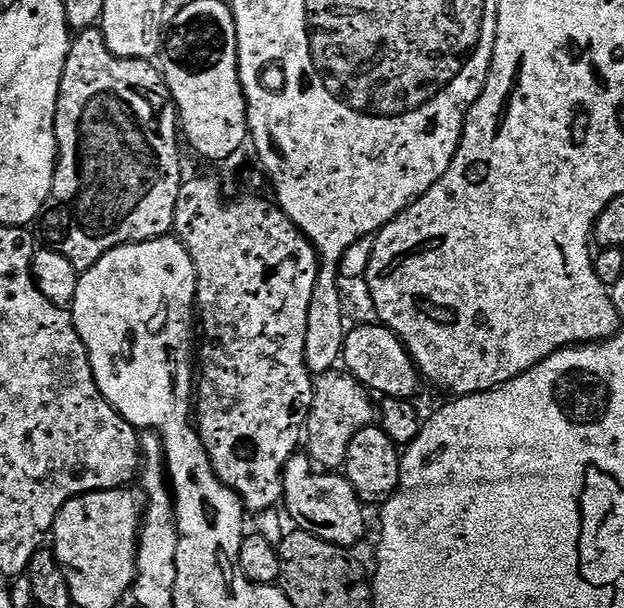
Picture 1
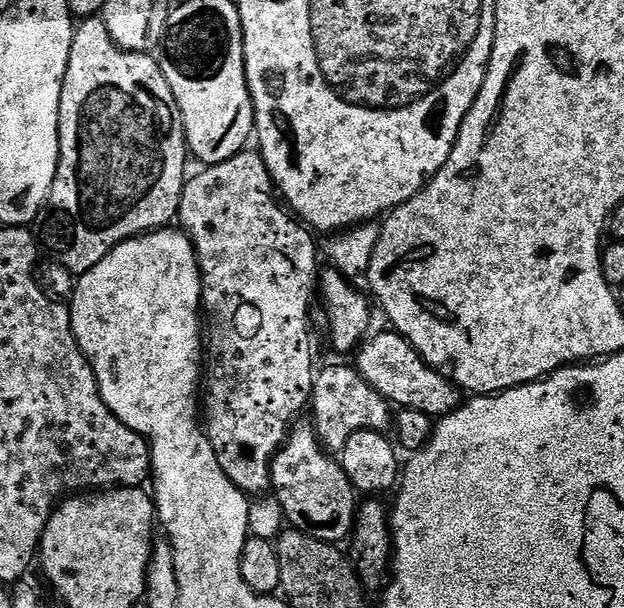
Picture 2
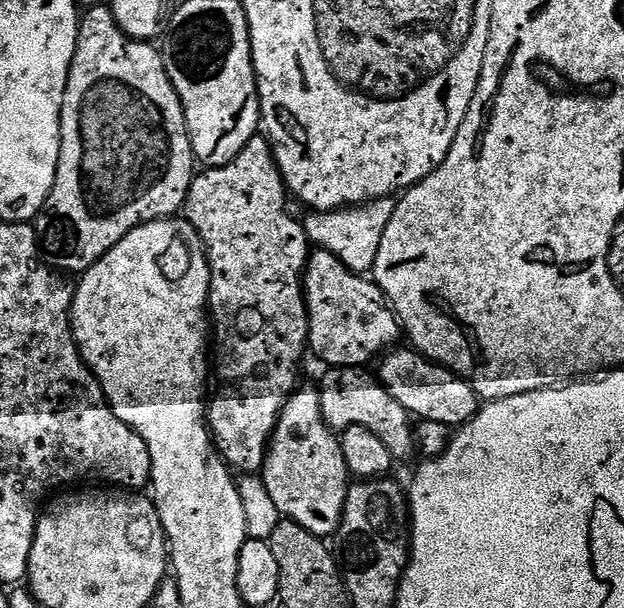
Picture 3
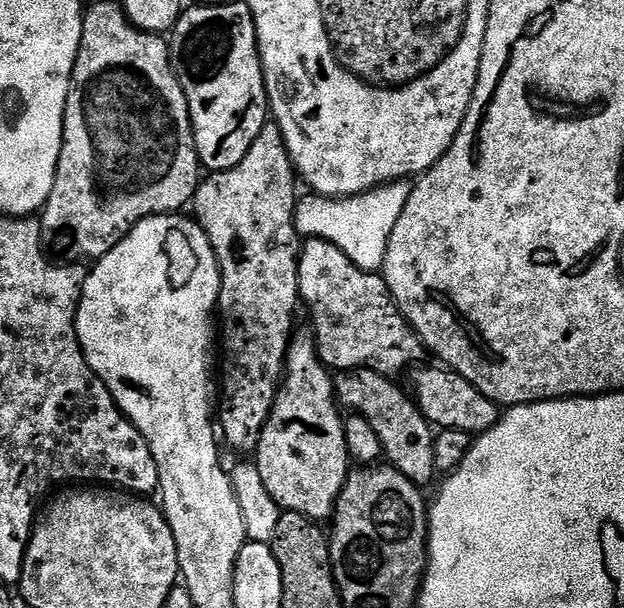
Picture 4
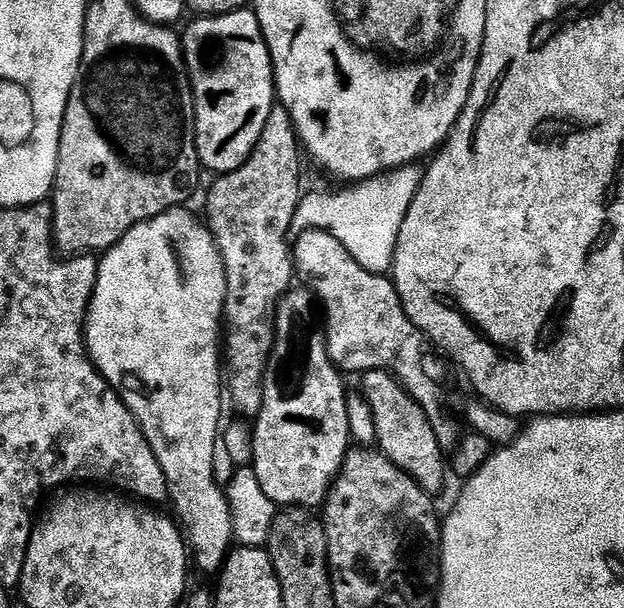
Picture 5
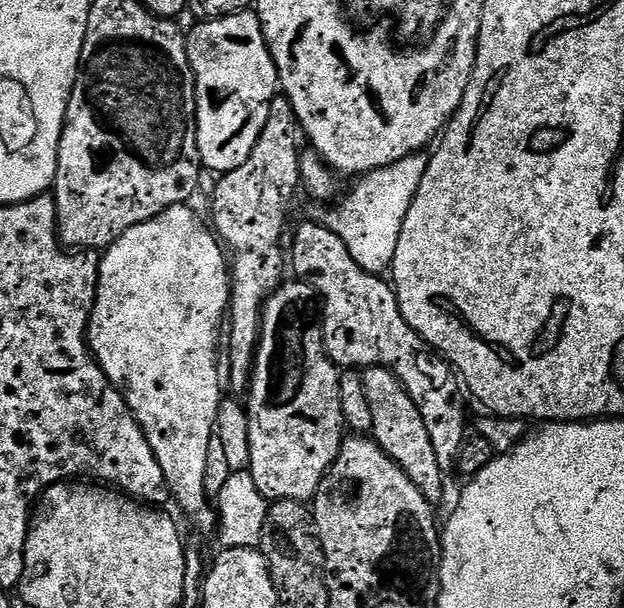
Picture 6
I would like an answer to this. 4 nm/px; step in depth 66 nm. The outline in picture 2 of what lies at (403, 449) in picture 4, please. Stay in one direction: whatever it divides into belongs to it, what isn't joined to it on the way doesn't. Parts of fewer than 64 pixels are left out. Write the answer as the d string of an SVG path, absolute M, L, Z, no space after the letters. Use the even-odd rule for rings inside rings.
M351 363L332 364L315 373L312 381L311 411L316 411L315 427L325 448L339 450L346 446L350 434L358 430L387 433L394 424L394 408Z

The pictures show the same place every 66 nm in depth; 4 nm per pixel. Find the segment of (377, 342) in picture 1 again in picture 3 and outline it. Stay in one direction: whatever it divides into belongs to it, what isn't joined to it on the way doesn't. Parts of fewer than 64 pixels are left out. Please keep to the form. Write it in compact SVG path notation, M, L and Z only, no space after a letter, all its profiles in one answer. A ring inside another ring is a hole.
M400 346L389 351L379 364L380 384L417 421L442 423L455 430L473 420L482 407L482 397L472 389L469 380L464 380L459 374L444 368L435 360L421 356L411 347Z

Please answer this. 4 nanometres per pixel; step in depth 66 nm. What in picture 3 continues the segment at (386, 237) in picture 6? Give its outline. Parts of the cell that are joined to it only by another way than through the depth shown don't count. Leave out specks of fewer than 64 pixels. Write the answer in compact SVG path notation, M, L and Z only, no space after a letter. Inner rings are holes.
M395 199L371 200L369 204L337 208L335 212L309 211L302 223L309 245L334 254L334 258L341 260L354 273L368 274L376 267L378 246L382 246L382 234L386 234L386 226L390 226L395 209Z

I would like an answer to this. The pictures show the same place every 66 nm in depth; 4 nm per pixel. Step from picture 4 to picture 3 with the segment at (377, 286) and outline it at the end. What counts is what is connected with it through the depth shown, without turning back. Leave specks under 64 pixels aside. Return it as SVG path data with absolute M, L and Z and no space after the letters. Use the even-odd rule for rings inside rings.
M319 250L309 255L303 277L304 305L308 307L308 348L311 355L313 352L321 356L328 368L364 368L372 359L375 361L401 343L402 325L375 279L352 272L341 260L334 258L334 254Z

